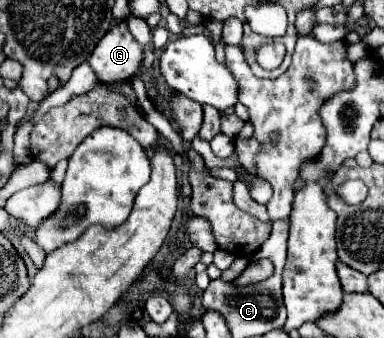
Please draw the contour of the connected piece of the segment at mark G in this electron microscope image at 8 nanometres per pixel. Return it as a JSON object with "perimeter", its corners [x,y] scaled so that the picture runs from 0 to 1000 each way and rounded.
{"perimeter":[[[328,71],[286,83],[234,160],[234,195],[271,249],[318,243],[354,225],[375,178],[375,136],[333,95]]]}

